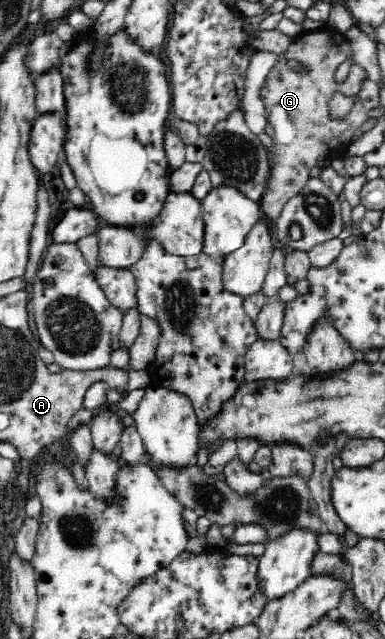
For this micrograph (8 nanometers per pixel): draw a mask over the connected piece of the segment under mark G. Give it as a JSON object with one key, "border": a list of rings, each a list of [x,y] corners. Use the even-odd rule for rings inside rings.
{"border":[[[337,30],[305,31],[293,39],[288,51],[278,57],[277,65],[266,77],[260,93],[268,116],[265,133],[272,137],[276,152],[272,153],[270,179],[259,203],[266,218],[273,222],[280,217],[290,199],[304,189],[311,178],[309,171],[318,158],[324,155],[331,159],[345,157],[354,147],[355,131],[367,121],[368,109],[360,100],[360,89],[364,81],[369,80],[366,69],[352,64],[347,79],[340,83],[336,81],[336,71],[351,57],[347,38]],[[289,60],[298,62],[300,69],[289,67]],[[337,91],[354,98],[346,119],[332,119],[328,113],[328,101]]]}

